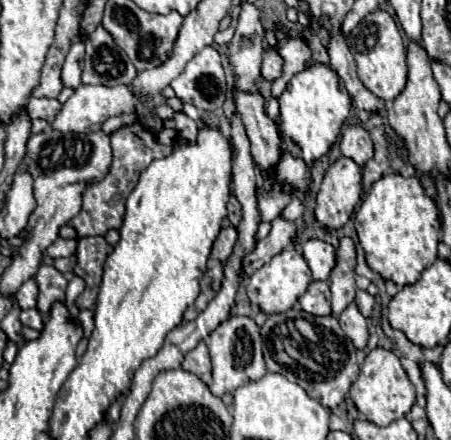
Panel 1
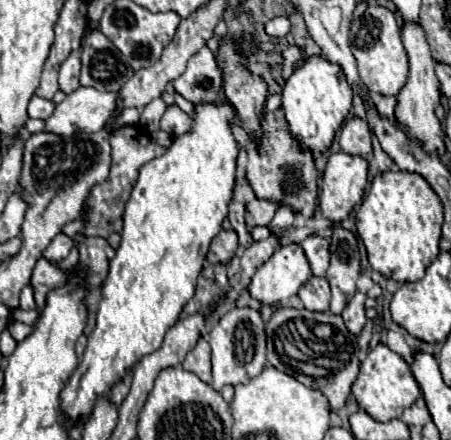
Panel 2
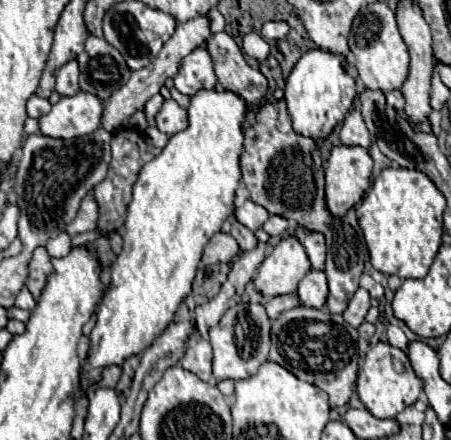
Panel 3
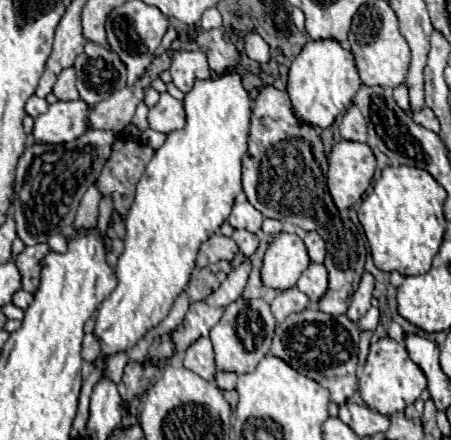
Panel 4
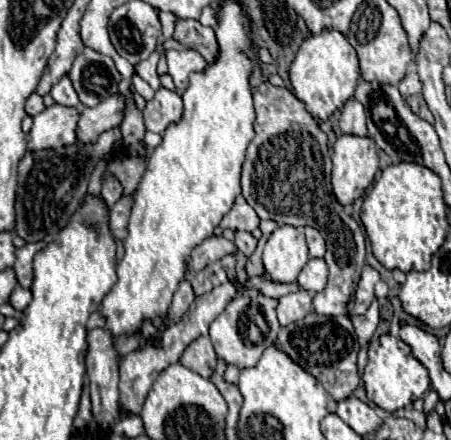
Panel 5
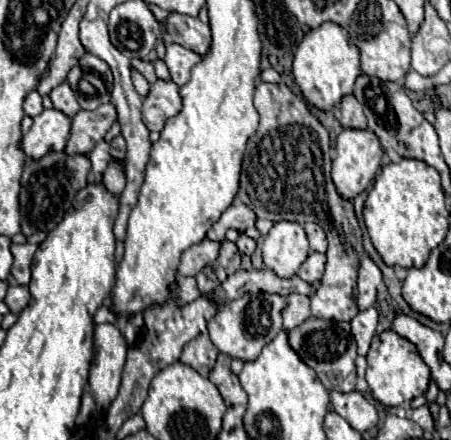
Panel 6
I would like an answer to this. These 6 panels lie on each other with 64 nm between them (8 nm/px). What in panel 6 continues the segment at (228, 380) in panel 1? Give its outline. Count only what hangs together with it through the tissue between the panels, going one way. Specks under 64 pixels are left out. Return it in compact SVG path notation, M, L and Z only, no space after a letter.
M244 294L242 298L222 306L216 312L216 316L208 322L210 340L220 352L228 354L230 358L242 358L244 362L256 360L256 356L260 354L260 348L264 348L264 344L268 344L268 340L272 340L276 332L282 330L284 308L286 308L286 298L280 294L266 294L266 296Z

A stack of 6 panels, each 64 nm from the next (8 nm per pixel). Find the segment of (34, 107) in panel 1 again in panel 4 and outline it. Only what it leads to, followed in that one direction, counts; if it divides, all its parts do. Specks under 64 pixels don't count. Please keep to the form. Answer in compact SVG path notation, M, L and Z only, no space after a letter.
M36 94L28 98L28 102L26 102L26 112L28 112L32 118L36 118L38 114L42 114L42 112L46 112L46 110L48 110L48 102L46 102L44 98L38 98Z

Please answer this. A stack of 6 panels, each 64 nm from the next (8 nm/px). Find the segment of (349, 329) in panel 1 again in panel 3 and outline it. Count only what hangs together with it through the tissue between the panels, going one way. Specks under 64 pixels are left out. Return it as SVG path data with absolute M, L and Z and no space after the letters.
M358 288L342 316L344 316L344 320L348 320L348 324L358 328L364 322L364 316L366 316L368 308L370 308L370 294L368 294L368 290Z

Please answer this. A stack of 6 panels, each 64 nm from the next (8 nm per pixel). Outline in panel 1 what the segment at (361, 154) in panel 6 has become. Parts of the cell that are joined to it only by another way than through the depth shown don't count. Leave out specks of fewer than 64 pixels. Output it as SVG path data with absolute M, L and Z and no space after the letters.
M338 158L324 174L320 192L316 196L316 220L328 230L342 228L354 206L362 198L362 168L350 158Z

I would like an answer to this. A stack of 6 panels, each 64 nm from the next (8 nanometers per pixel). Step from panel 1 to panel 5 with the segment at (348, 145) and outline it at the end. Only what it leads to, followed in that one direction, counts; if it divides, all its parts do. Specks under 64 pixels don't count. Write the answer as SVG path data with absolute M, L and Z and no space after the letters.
M350 98L340 112L340 128L344 134L358 134L358 136L366 136L366 116L364 116L364 106Z

